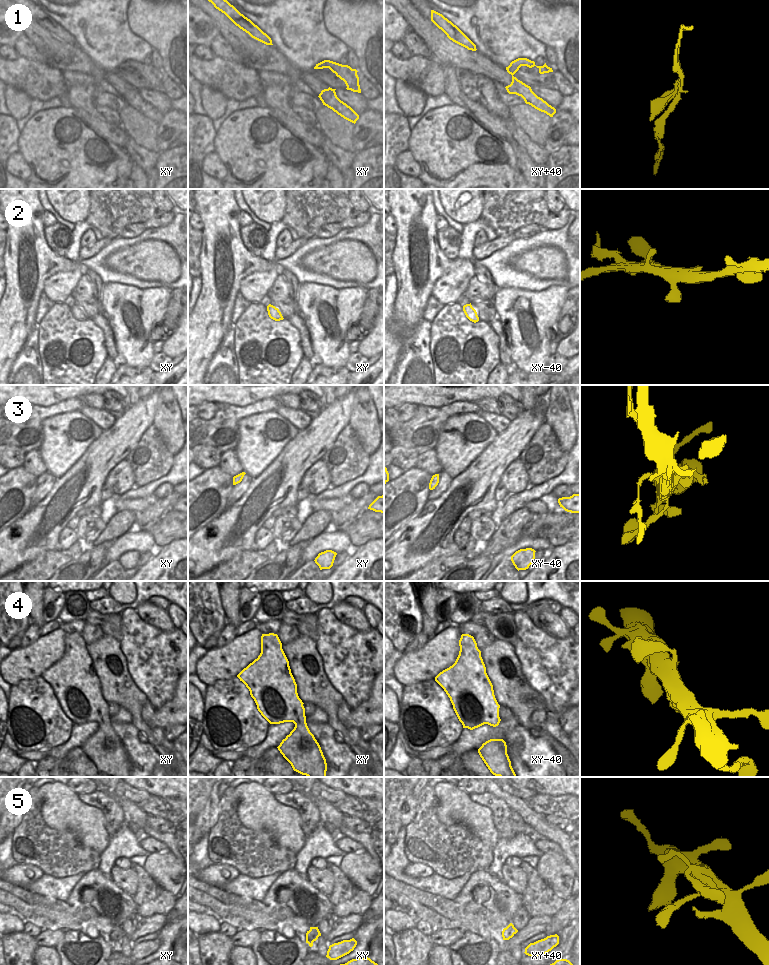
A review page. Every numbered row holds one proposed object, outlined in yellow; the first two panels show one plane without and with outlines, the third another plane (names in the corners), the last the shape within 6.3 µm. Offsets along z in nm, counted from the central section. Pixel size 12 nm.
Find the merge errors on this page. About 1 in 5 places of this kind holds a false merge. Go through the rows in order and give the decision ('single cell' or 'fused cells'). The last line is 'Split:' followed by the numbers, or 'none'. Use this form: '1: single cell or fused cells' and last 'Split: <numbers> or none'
1: single cell
2: single cell
3: single cell
4: single cell
5: single cell
Split: none

